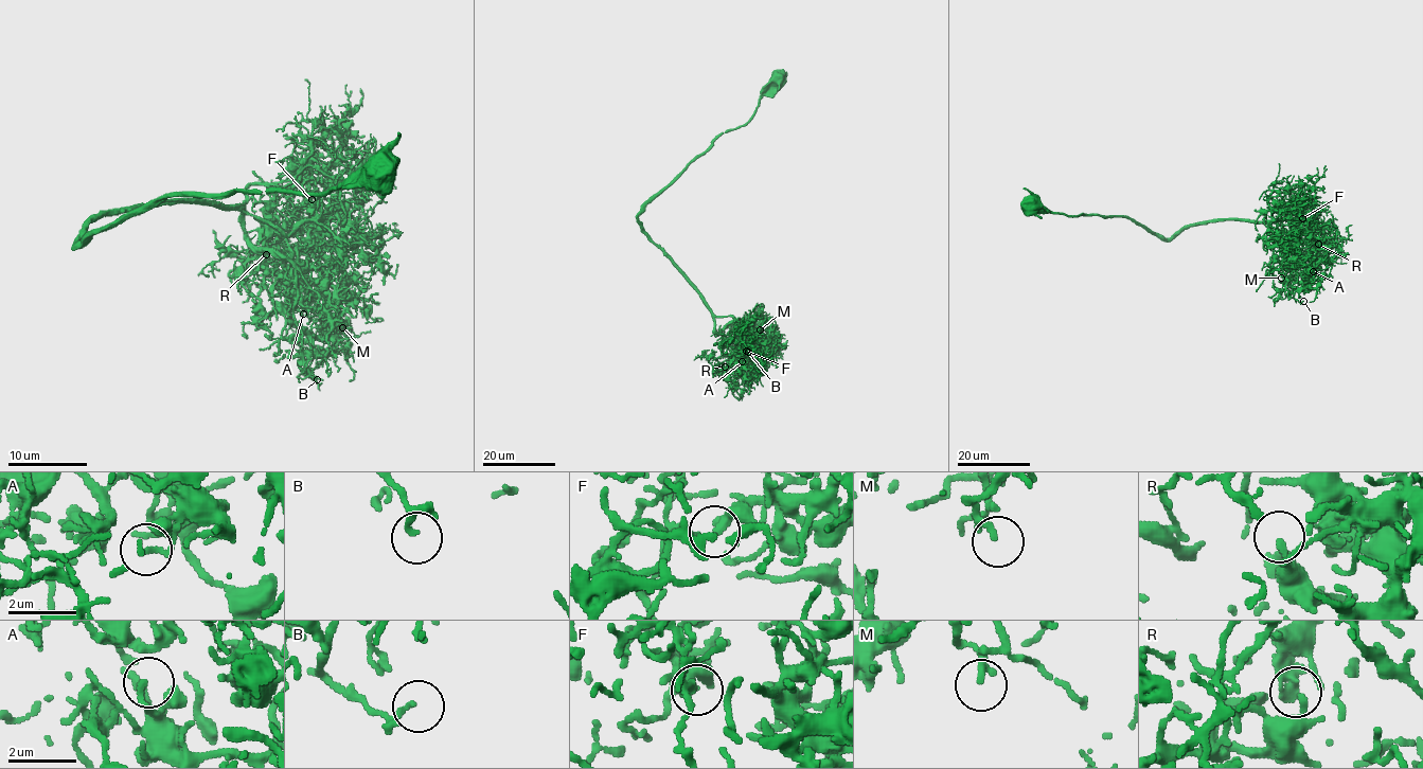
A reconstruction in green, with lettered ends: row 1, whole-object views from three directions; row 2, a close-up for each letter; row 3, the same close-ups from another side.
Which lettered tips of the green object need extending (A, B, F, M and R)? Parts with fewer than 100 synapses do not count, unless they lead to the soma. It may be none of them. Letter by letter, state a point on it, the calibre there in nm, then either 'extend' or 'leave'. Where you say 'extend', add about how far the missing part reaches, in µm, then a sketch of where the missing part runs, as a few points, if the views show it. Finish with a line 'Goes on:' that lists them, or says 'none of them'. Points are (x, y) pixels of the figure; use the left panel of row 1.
A: at (303, 314); 150 nm thick; leave
B: at (317, 379); 120 nm thick; leave
F: at (312, 199); 260 nm thick; leave
M: at (342, 327); 130 nm thick; leave
R: at (266, 254); 160 nm thick; leave
Goes on: none of them

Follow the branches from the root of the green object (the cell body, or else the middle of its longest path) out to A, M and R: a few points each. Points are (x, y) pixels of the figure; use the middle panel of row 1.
A: (777, 81), (745, 124), (723, 132), (638, 215), (640, 228), (699, 294), (714, 332), (734, 343), (742, 361)
M: (777, 81), (745, 124), (723, 132), (638, 215), (729, 345), (760, 329)
R: (777, 81), (745, 124), (723, 132), (638, 215), (640, 228), (725, 337), (729, 359), (716, 371), (725, 367)

